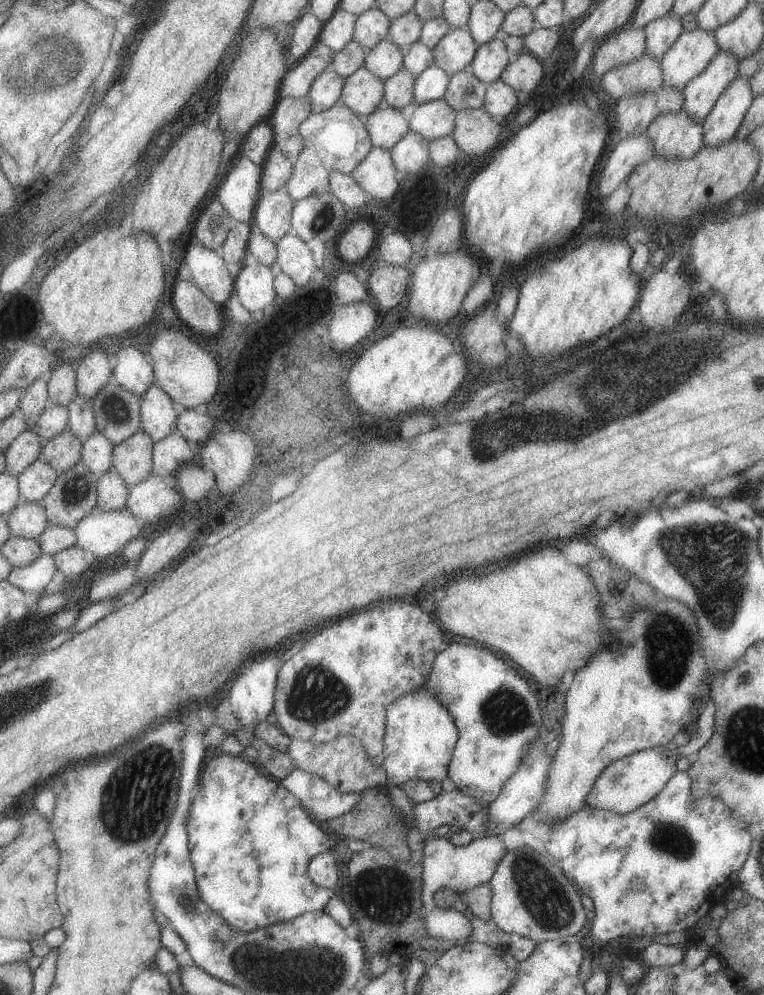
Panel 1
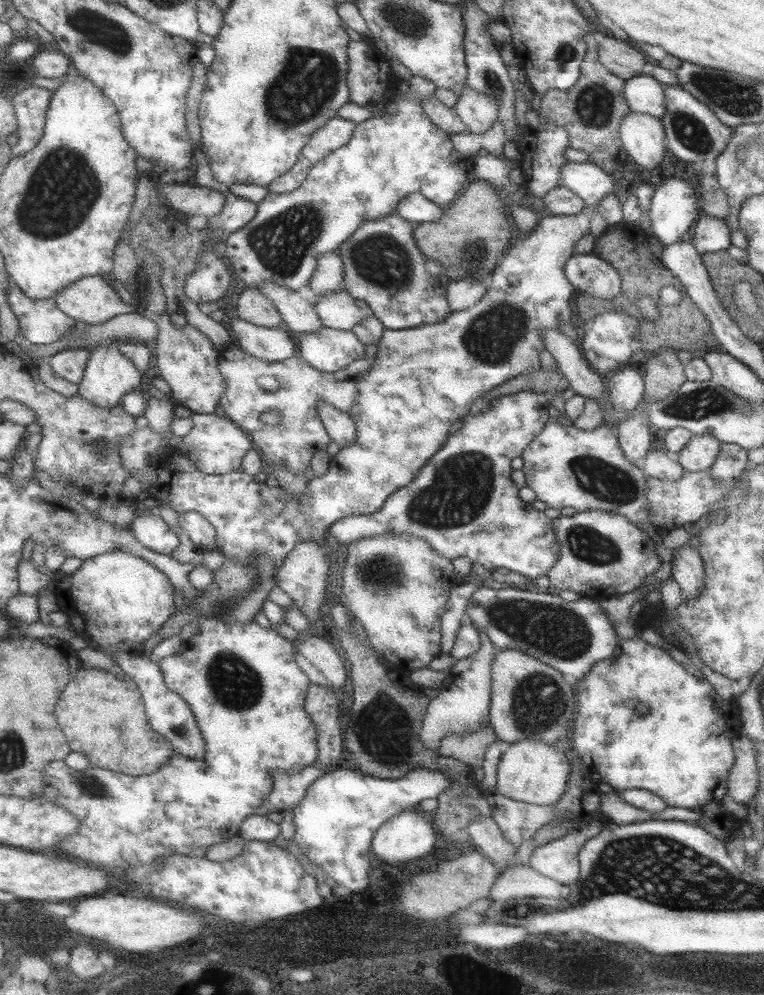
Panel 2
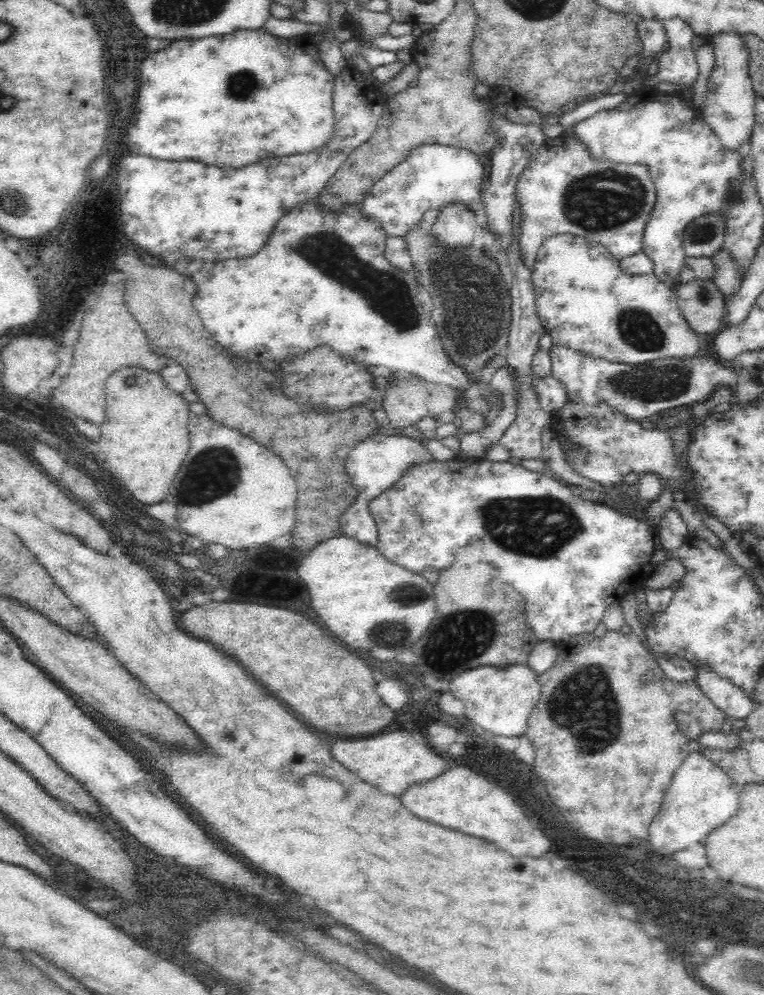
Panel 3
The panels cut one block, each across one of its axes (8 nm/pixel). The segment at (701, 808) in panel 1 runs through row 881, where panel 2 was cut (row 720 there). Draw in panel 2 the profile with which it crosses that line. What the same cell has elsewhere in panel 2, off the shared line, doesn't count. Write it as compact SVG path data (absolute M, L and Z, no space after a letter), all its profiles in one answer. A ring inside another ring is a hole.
M631 638L631 640L625 640L621 642L619 646L619 652L615 652L615 656L611 660L605 660L605 662L597 662L593 672L579 680L577 686L575 686L575 694L579 696L579 714L577 718L573 720L571 724L571 732L569 732L569 738L573 742L573 748L579 752L581 760L595 772L595 778L599 782L599 788L603 794L611 794L611 792L627 792L627 790L635 790L635 788L641 788L641 790L649 790L653 794L657 794L659 798L663 798L663 802L667 802L667 806L677 806L677 808L699 808L699 806L705 806L709 804L711 800L721 800L725 794L727 794L727 776L731 772L731 768L735 766L735 754L733 754L733 736L741 736L741 724L737 720L737 704L735 704L735 698L733 700L723 700L715 688L707 682L707 680L697 680L695 676L691 676L681 664L673 662L663 650L657 650L657 648L651 648L645 640L641 638ZM645 704L647 706L647 714L639 712L639 706Z

